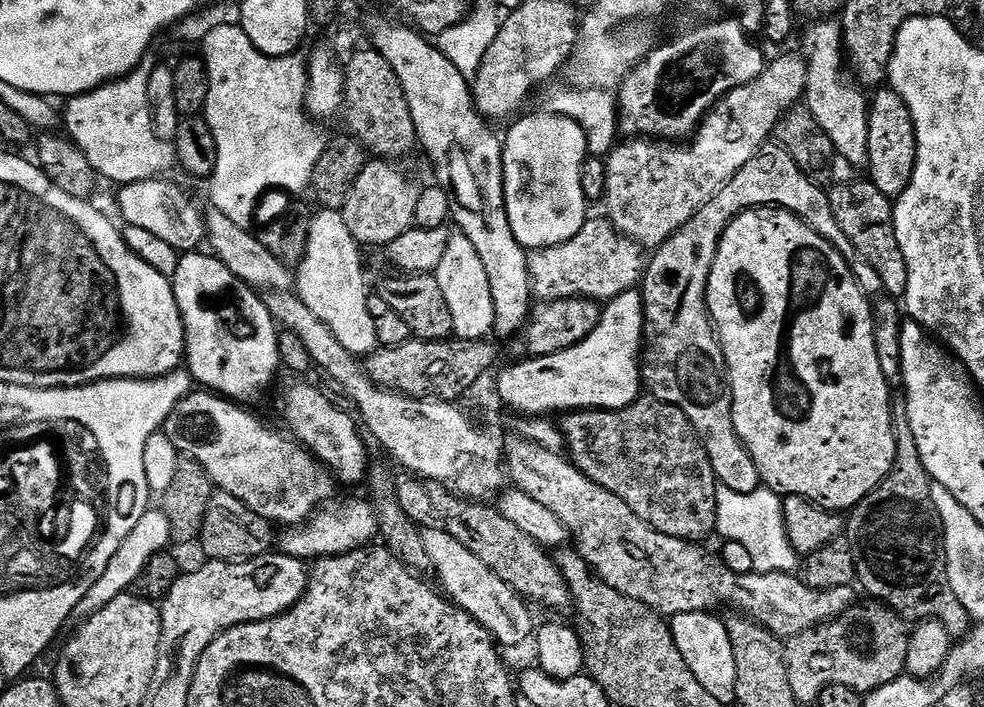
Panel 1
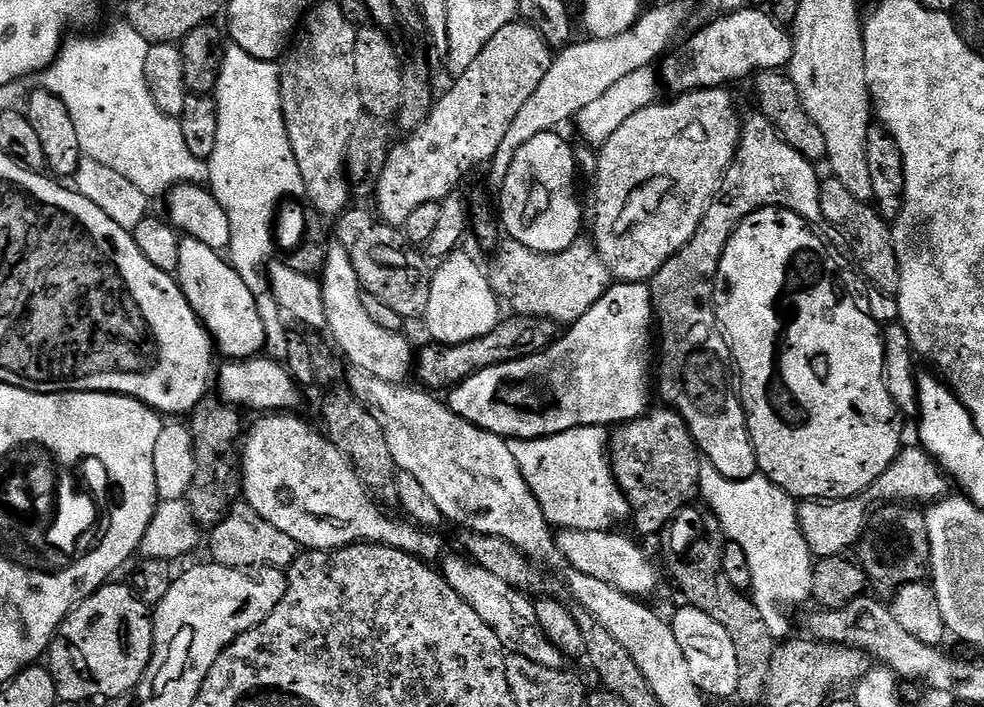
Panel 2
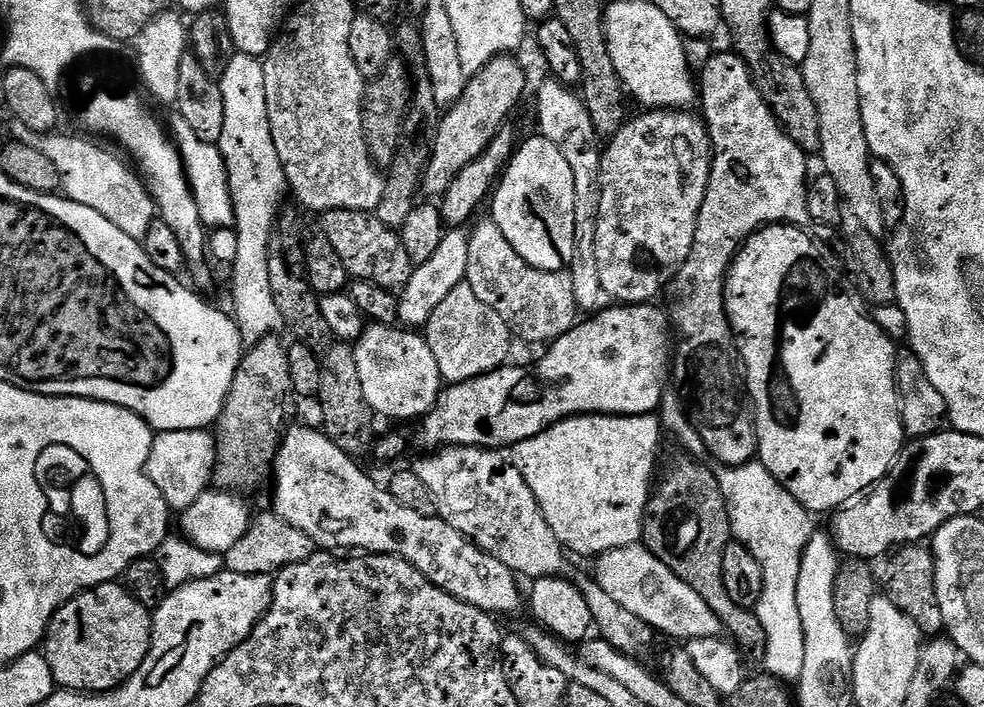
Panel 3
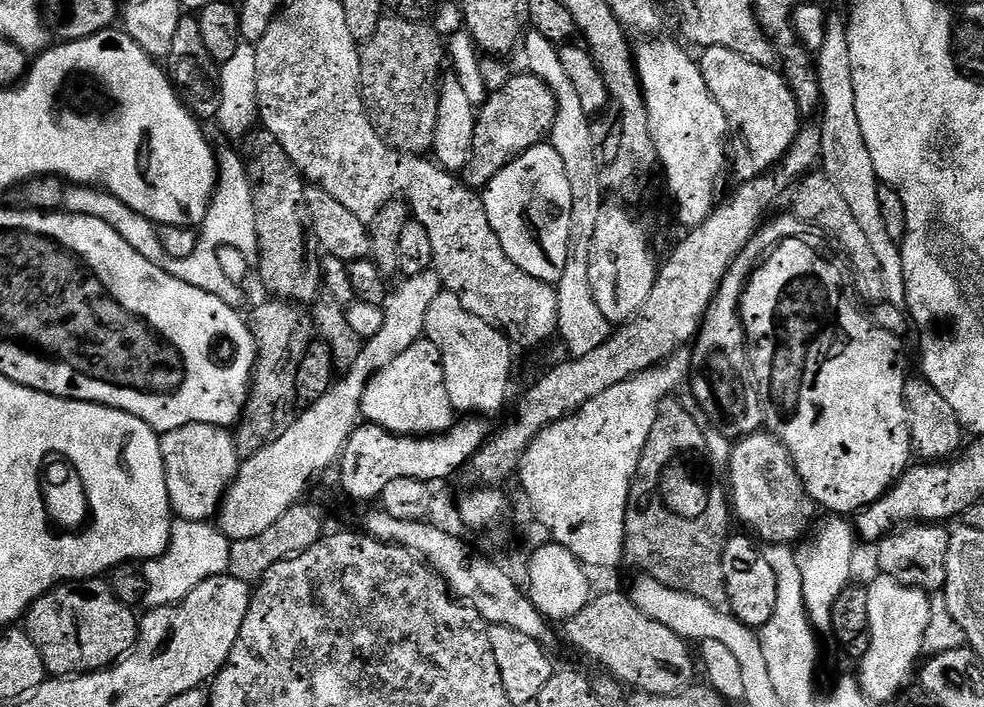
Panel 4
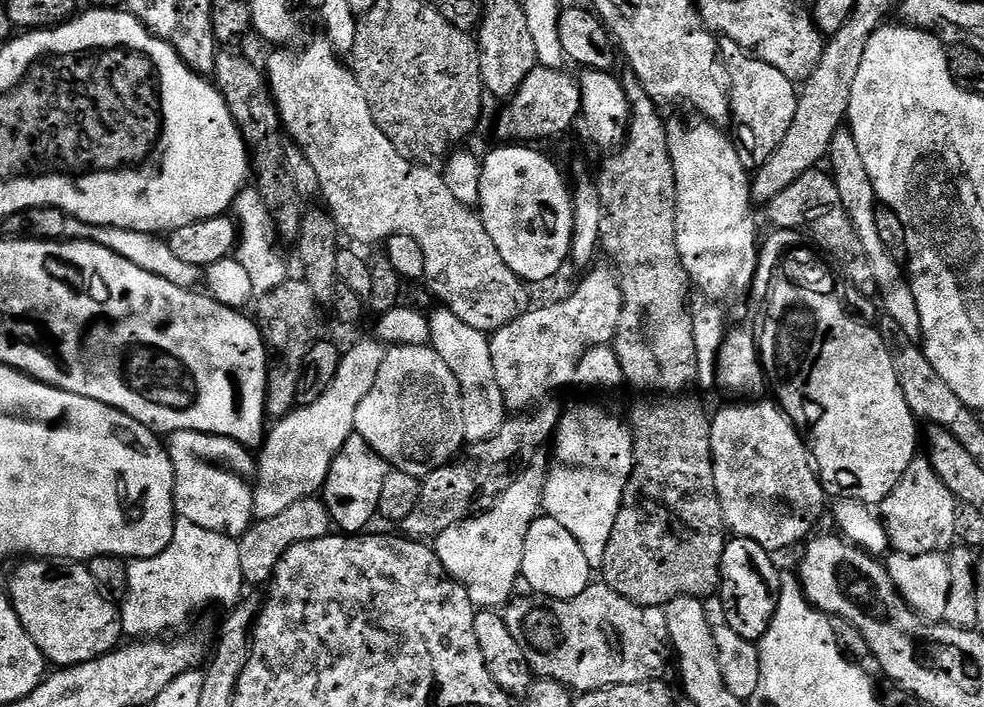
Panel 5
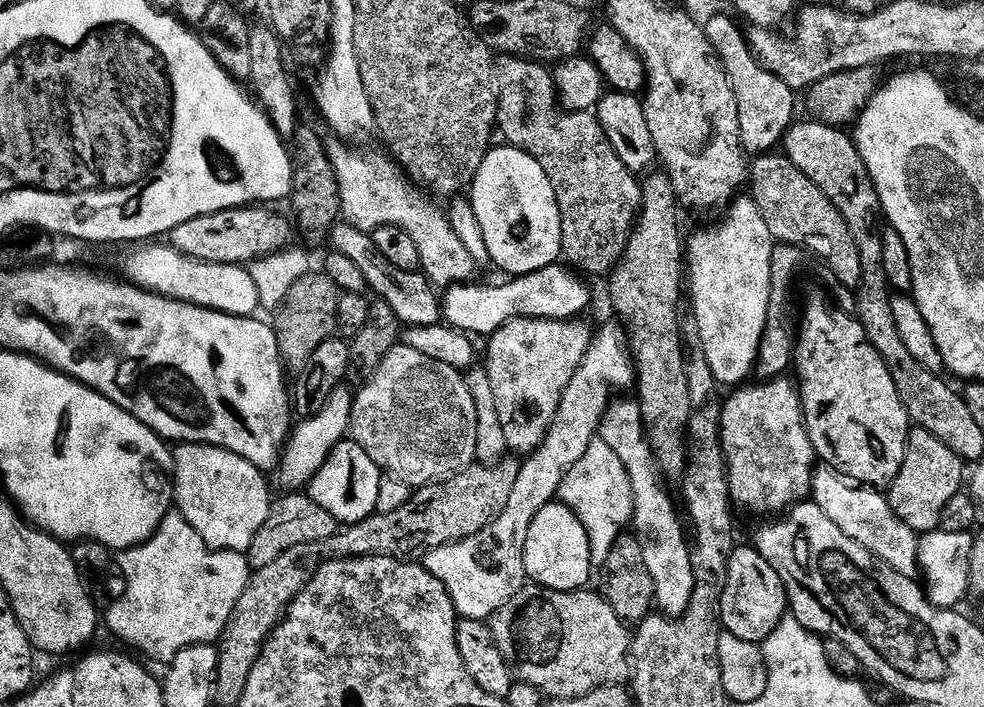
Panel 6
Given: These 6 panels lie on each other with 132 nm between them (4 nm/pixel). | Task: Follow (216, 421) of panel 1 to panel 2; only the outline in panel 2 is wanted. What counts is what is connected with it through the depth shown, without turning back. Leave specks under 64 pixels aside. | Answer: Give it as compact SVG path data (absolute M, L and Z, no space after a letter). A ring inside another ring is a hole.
M264 414L261 415L260 421L253 426L252 429L247 429L246 435L242 440L242 451L240 454L240 487L242 489L243 503L250 505L258 514L262 514L262 518L266 518L266 522L270 522L270 526L275 526L276 529L282 530L282 534L286 534L289 538L294 538L294 542L301 549L315 550L317 552L327 552L329 550L335 550L337 548L344 548L348 544L381 544L382 546L390 546L394 550L402 550L406 554L411 556L417 556L420 560L425 562L436 562L445 555L444 540L440 536L435 536L432 532L427 532L427 527L421 526L419 523L413 522L411 519L403 518L399 520L396 516L387 516L385 509L381 507L377 501L373 500L372 495L366 491L362 486L362 482L358 478L358 474L352 465L349 464L348 458L341 454L337 448L331 444L327 438L327 435L323 431L311 428L304 420L299 420L296 414Z

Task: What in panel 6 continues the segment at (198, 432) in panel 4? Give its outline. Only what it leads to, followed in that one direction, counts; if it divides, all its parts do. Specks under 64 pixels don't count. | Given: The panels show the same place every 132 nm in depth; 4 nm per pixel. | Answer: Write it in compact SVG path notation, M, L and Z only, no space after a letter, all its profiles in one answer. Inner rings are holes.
M176 444L174 448L175 507L186 518L186 522L190 522L190 526L202 534L204 541L218 552L247 553L258 530L262 530L272 515L274 495L268 489L268 480L264 476L267 475L249 460L225 448L209 444Z

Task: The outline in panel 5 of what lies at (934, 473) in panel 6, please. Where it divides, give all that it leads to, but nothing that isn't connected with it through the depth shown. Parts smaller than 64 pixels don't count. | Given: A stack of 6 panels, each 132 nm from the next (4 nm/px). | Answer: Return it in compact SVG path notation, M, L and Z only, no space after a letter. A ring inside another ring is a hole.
M924 454L914 457L910 466L906 466L906 474L900 479L898 486L894 486L890 495L878 505L891 551L901 552L906 556L947 553L957 543L957 511L956 496L946 490L946 482L942 482L938 474L934 474L934 466L930 466L927 455Z

